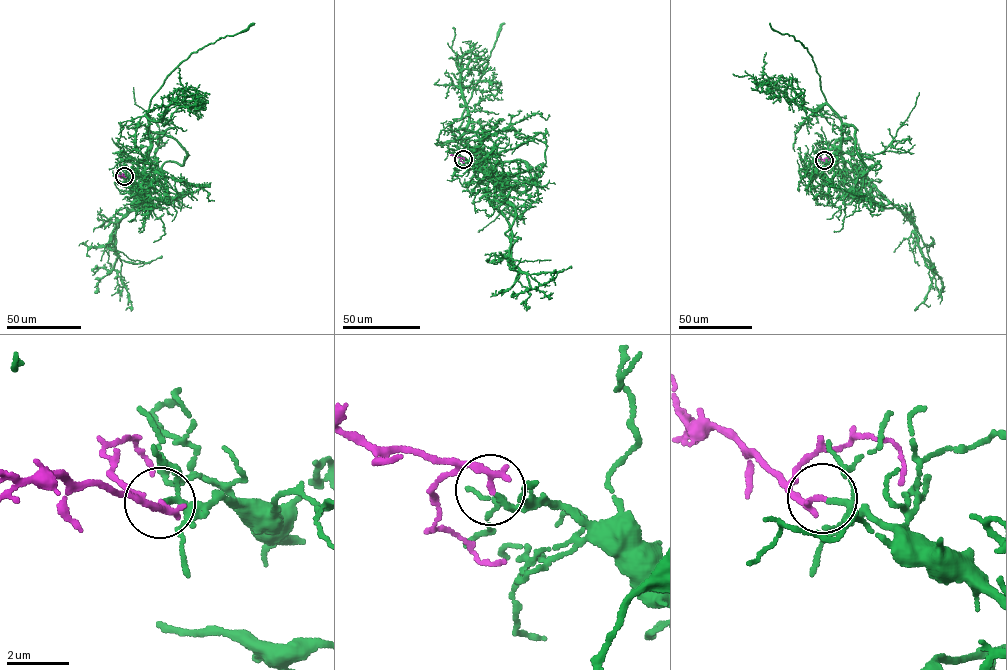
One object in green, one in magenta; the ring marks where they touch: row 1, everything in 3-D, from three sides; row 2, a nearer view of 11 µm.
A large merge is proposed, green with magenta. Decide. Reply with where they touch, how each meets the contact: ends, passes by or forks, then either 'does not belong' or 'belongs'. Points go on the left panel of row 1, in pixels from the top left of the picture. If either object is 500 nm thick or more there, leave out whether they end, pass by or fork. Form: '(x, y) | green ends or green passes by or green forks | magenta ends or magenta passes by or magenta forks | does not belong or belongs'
(124, 176) | green passes by | magenta ends | belongs

